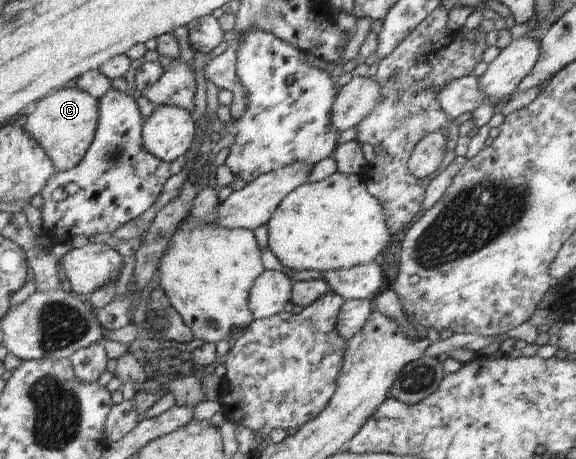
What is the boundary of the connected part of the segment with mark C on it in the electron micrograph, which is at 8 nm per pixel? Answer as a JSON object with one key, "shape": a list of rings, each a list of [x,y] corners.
{"shape":[[[77,87],[59,89],[36,103],[35,111],[22,119],[26,131],[48,152],[56,172],[75,168],[88,154],[100,124],[100,100]]]}

